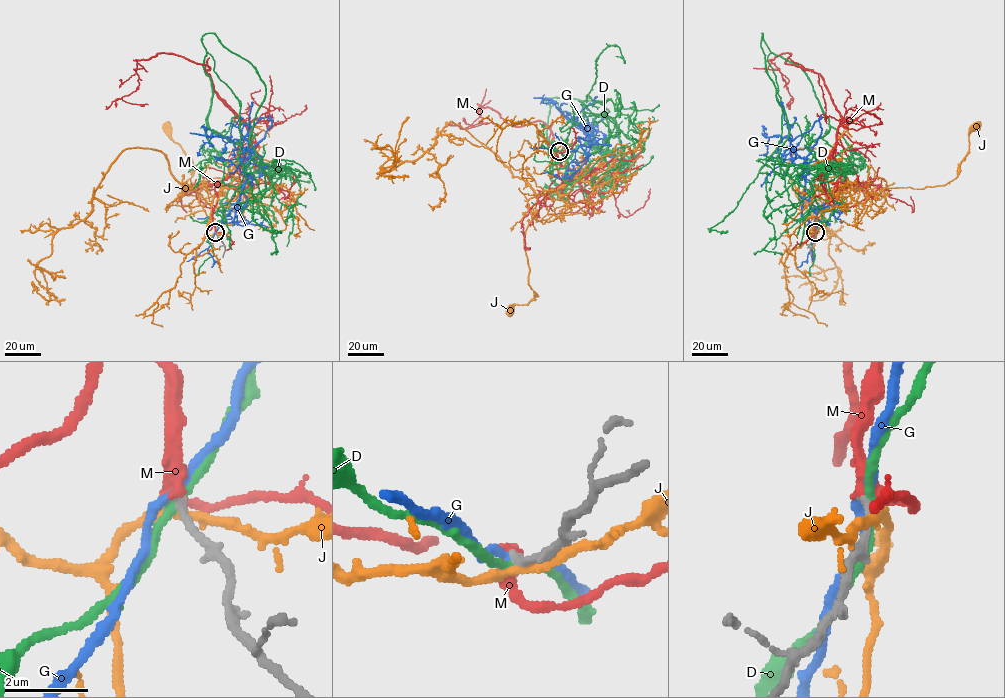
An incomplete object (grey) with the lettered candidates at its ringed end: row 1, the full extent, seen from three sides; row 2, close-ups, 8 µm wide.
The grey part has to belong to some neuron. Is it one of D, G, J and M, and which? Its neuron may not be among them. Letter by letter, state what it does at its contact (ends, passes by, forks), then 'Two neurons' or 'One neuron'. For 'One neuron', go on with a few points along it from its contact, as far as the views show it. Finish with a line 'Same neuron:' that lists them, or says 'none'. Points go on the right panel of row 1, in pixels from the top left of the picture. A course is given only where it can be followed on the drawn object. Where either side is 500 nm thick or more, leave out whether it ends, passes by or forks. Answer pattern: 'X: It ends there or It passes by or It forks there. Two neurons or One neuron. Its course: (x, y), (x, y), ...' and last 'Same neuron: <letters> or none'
D: It passes by. Two neurons
G: It passes by. Two neurons
J: It passes by. Two neurons
M: It passes by. One neuron. Its course: (815, 232), (845, 183), (833, 154), (840, 112), (819, 75), (785, 63), (790, 53), (771, 61), (786, 104)
Same neuron: M

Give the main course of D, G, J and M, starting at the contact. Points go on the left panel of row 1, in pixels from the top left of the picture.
D: (215, 232), (231, 181), (206, 134), (208, 52), (239, 101), (238, 159), (258, 187), (276, 254)
G: (215, 232), (237, 206), (246, 178), (248, 159), (241, 159), (241, 144), (246, 136), (215, 135), (200, 155)
J: (215, 233), (209, 235), (206, 228), (221, 182), (194, 190), (180, 187), (192, 175), (192, 165), (165, 126)
M: (215, 232), (215, 187), (250, 154), (249, 128), (209, 67), (174, 54), (137, 61), (122, 99), (148, 104)

